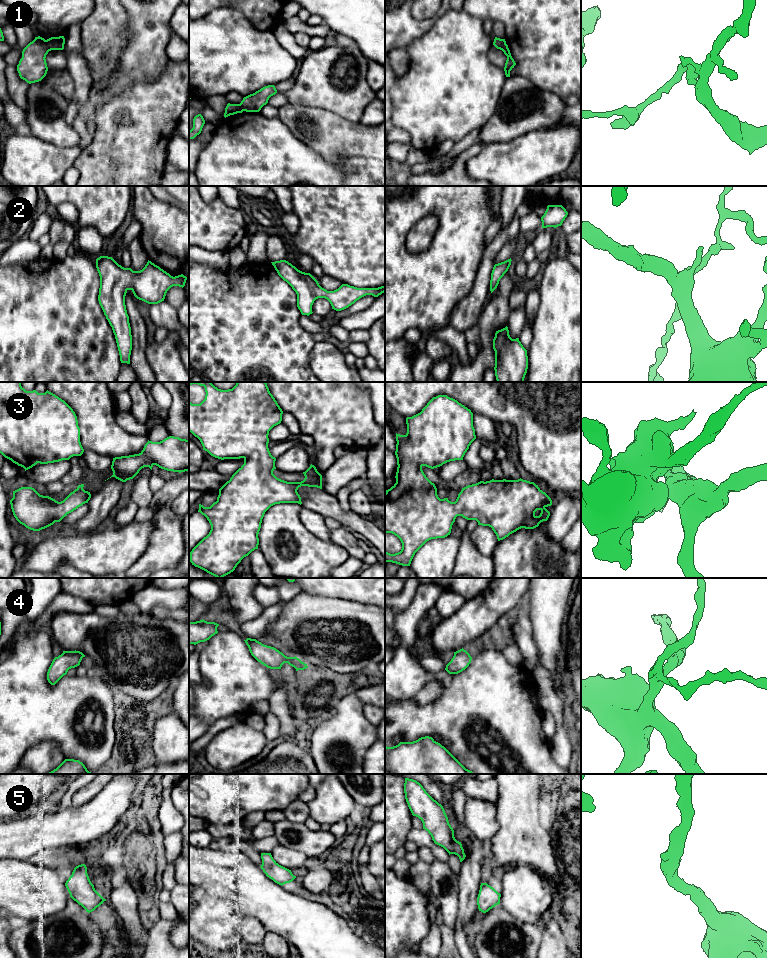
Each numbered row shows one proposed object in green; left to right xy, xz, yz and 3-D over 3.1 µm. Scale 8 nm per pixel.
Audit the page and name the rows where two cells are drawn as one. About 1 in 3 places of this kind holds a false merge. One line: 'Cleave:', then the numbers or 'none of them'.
Cleave: 1

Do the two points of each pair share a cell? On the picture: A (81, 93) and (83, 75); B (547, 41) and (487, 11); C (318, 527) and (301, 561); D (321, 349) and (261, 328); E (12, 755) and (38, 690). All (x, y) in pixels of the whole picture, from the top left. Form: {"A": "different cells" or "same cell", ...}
{"A": "same cell", "B": "same cell", "C": "different cells", "D": "different cells", "E": "same cell"}

